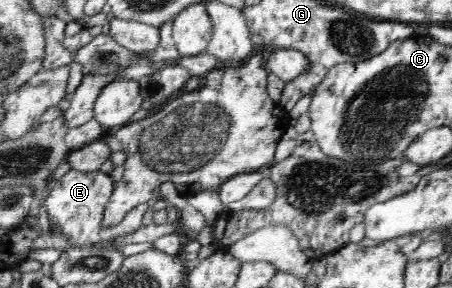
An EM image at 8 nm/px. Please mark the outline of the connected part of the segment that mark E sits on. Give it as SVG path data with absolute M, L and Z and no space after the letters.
M71 169L50 190L48 197L44 200L50 222L55 229L65 234L65 237L71 241L71 246L117 249L117 252L122 253L123 244L114 246L114 240L117 237L134 233L143 225L141 220L143 220L143 214L147 212L147 203L138 204L135 208L132 208L119 224L110 227L101 225L103 212L105 212L105 206L107 206L113 192L113 186L114 181L110 175L101 171L79 172Z

